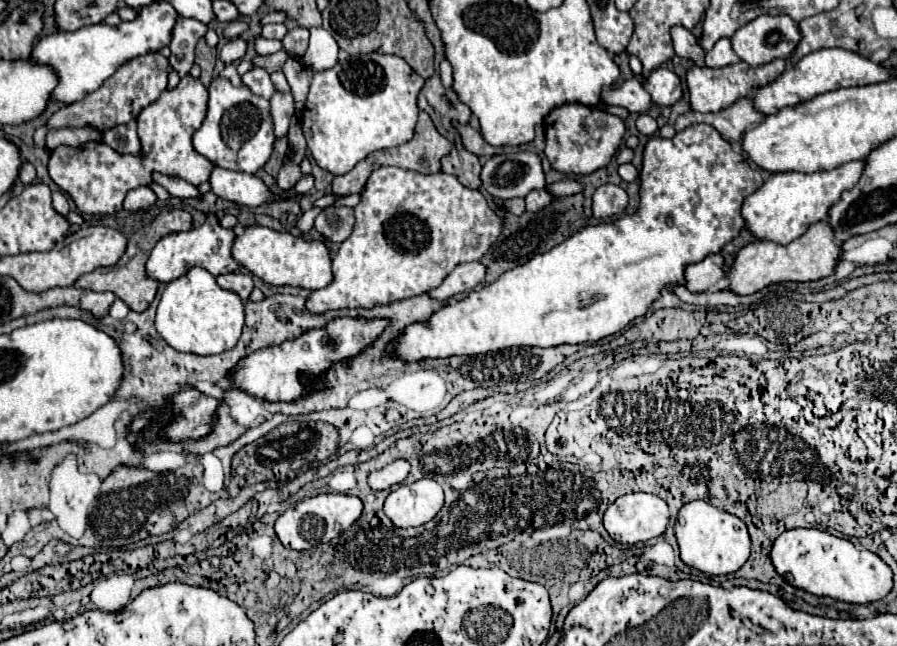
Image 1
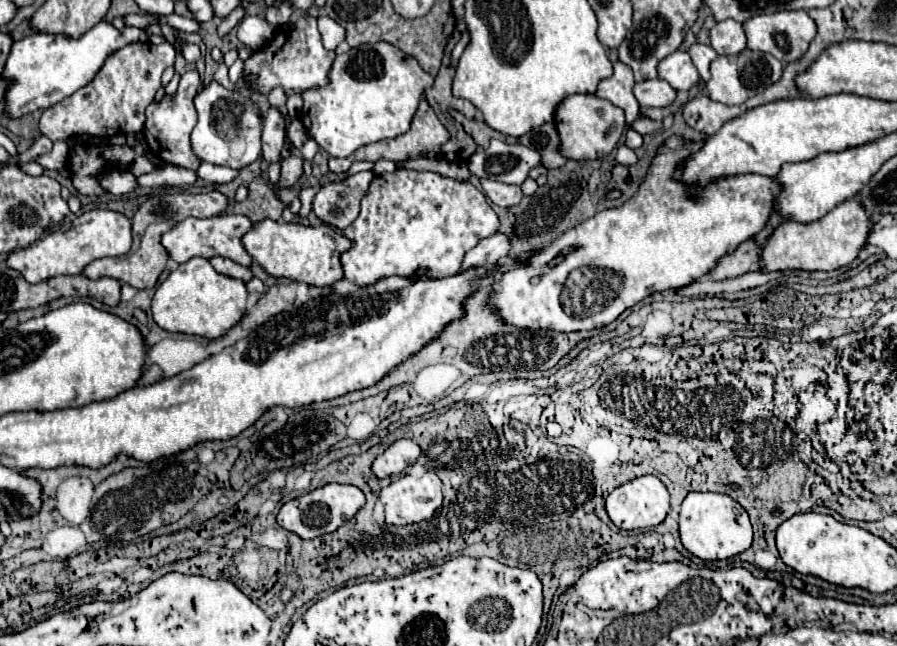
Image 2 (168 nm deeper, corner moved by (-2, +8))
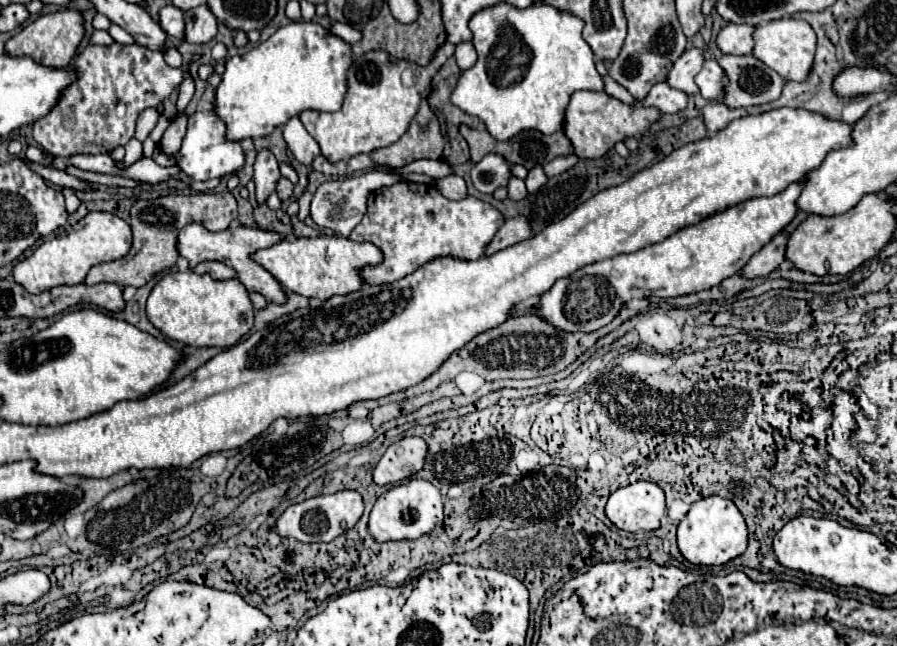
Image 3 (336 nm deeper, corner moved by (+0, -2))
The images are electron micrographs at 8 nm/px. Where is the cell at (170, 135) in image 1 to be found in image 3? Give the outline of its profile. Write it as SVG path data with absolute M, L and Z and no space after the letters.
M181 114L181 116L175 116L171 120L171 126L165 130L163 138L161 138L161 150L167 154L167 156L175 156L181 148L181 142L185 138L185 132L187 132L187 116Z

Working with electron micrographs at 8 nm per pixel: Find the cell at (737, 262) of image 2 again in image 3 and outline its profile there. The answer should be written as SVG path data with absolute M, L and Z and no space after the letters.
M777 234L775 238L771 238L769 244L765 244L757 254L751 256L751 260L743 266L743 270L739 274L743 278L749 278L749 280L755 280L755 278L771 274L785 260L783 258L785 242L787 242L785 234Z

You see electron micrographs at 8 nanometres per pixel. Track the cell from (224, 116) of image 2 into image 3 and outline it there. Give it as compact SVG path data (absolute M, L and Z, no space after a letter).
M199 110L189 118L187 134L175 160L177 166L181 166L181 170L185 170L185 174L191 178L209 180L237 174L245 166L245 152L241 148L241 142L225 138L225 122L217 116L215 110Z

